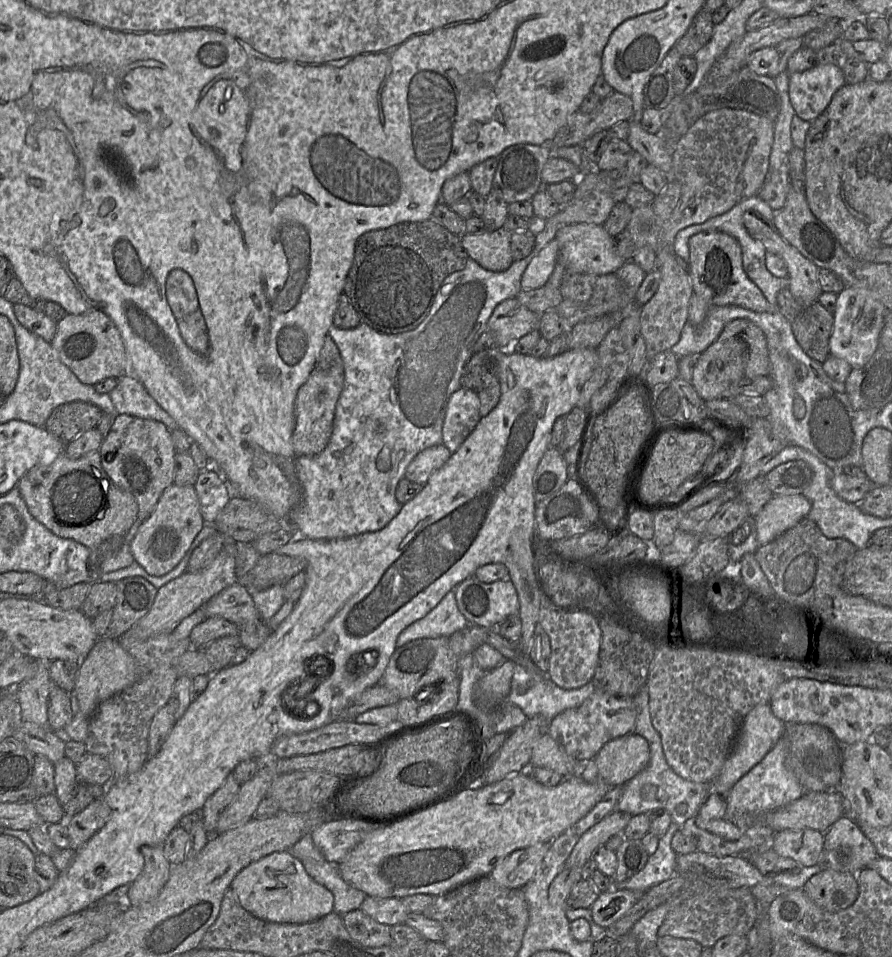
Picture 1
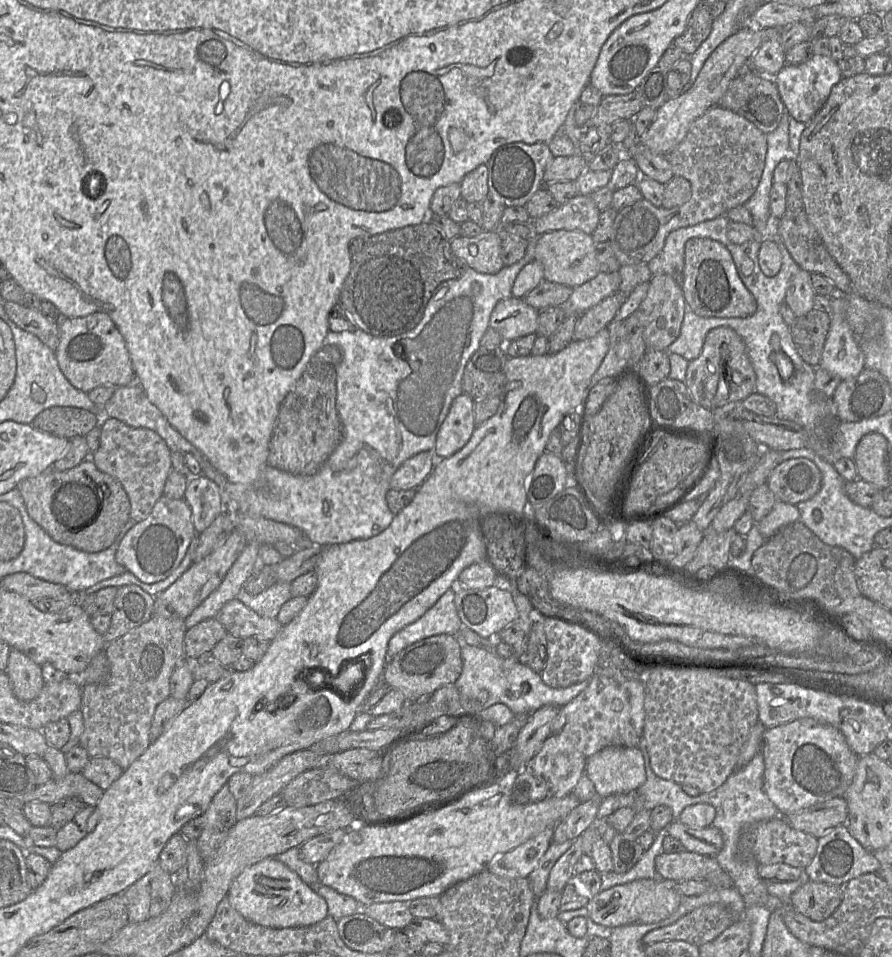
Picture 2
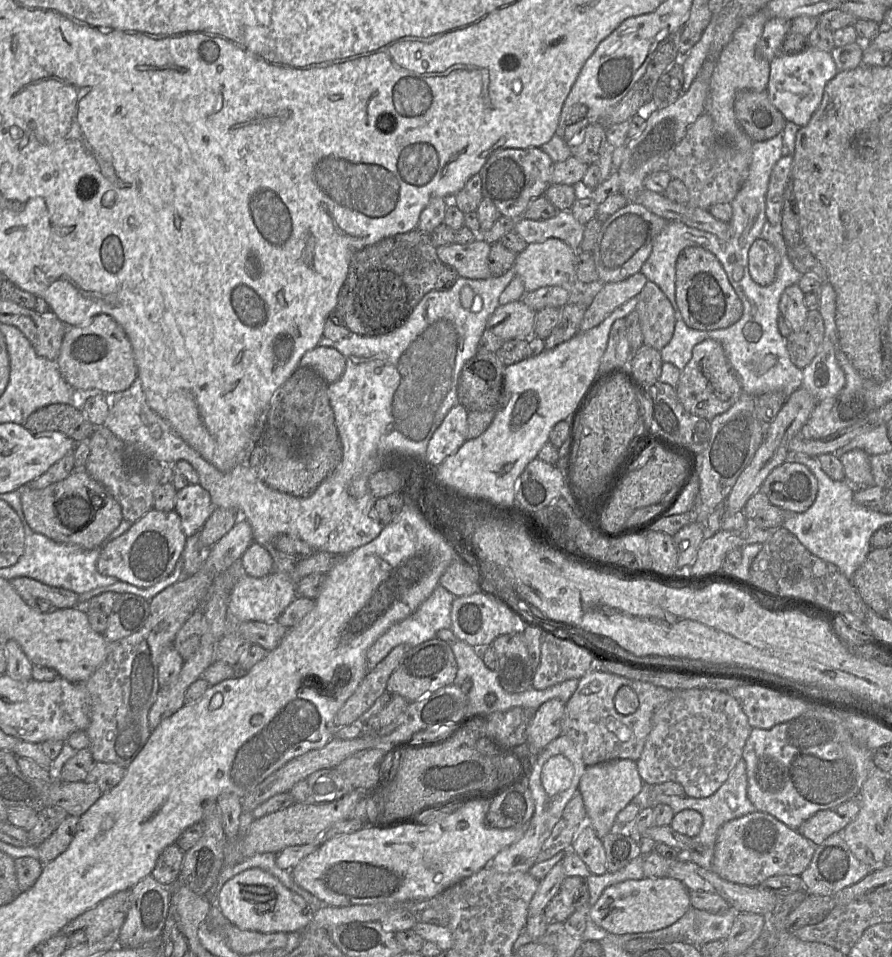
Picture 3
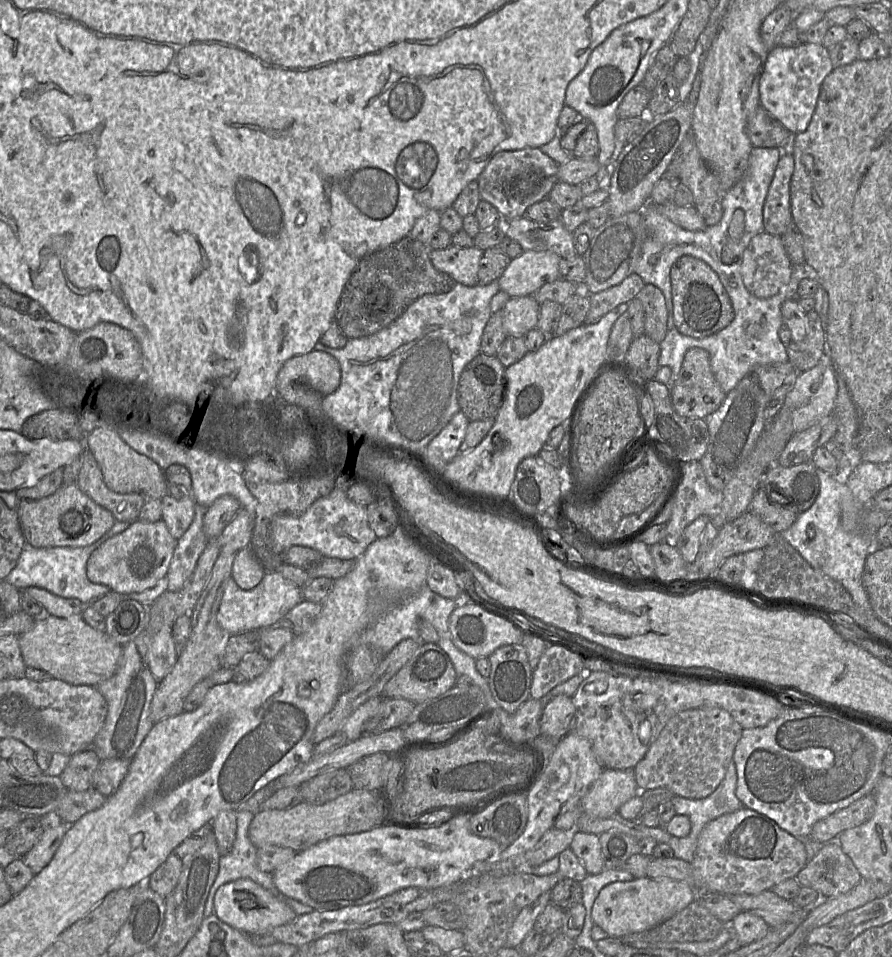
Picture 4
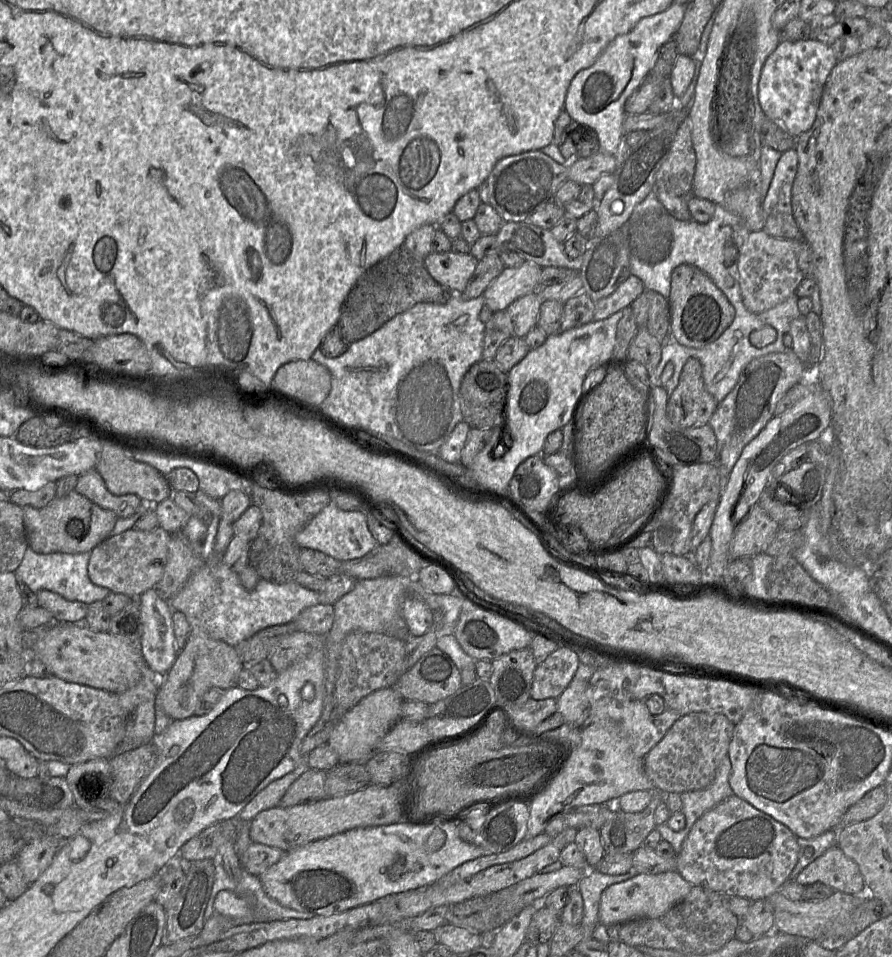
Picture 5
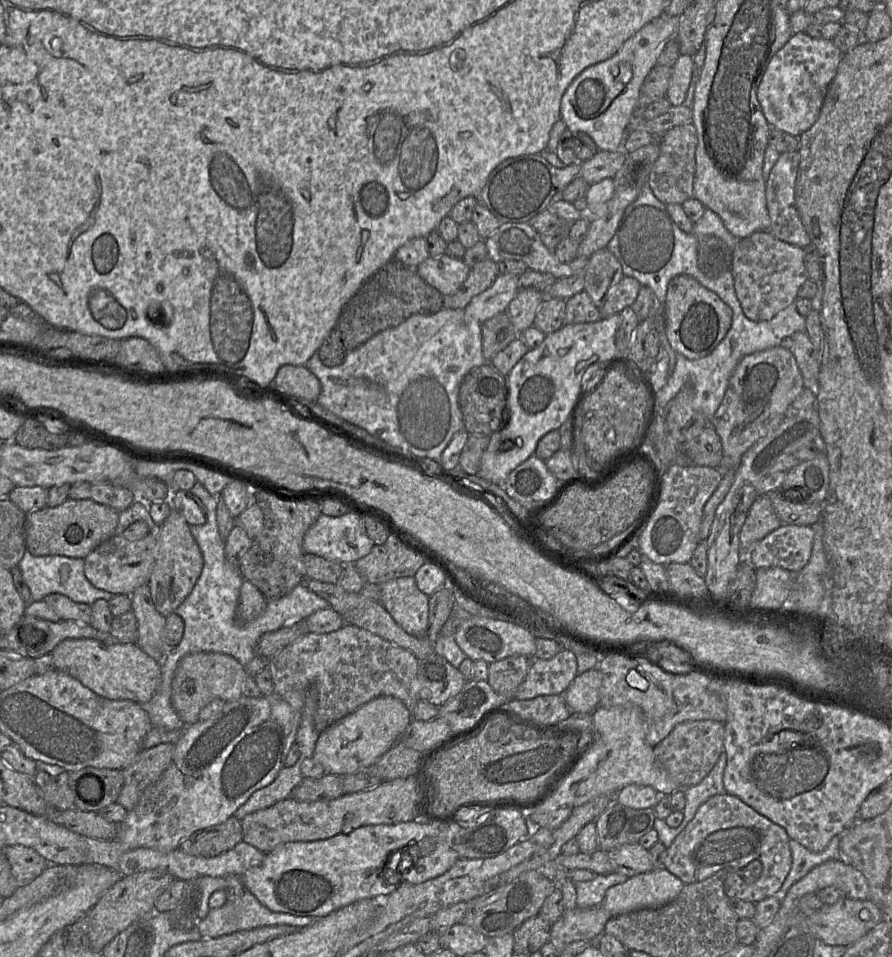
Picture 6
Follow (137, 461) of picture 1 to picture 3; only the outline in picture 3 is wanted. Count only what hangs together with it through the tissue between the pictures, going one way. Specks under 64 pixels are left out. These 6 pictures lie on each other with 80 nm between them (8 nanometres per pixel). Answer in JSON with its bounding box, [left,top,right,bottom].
[86,427,172,523]

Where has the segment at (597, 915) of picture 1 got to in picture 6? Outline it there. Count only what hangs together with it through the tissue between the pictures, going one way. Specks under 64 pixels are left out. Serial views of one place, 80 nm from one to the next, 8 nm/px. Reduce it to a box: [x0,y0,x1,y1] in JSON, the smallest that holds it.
[602,867,684,917]

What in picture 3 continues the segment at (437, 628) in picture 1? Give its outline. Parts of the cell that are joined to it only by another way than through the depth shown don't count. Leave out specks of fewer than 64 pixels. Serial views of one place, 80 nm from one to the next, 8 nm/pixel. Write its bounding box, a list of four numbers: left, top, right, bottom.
[367,585,455,671]

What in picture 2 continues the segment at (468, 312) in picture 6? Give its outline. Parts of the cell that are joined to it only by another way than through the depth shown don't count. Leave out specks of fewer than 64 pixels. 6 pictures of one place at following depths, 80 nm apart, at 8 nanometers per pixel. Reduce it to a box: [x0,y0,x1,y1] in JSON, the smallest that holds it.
[533,230,600,288]

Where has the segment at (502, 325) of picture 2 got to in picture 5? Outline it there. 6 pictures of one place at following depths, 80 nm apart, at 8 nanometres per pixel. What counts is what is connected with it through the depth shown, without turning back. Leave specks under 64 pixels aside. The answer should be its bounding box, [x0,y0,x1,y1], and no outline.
[506,292,542,338]

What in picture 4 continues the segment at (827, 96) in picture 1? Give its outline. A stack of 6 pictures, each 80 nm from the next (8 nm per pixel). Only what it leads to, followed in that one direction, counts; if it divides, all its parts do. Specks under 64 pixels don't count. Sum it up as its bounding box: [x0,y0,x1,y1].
[760,43,833,133]

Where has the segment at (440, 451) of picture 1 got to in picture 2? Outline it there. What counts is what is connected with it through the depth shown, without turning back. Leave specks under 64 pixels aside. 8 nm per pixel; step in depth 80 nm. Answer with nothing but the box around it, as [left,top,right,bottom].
[390,451,436,489]

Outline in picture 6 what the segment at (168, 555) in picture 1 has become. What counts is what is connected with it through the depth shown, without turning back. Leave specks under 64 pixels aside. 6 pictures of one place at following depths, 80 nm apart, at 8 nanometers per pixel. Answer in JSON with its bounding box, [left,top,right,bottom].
[84,532,156,595]

